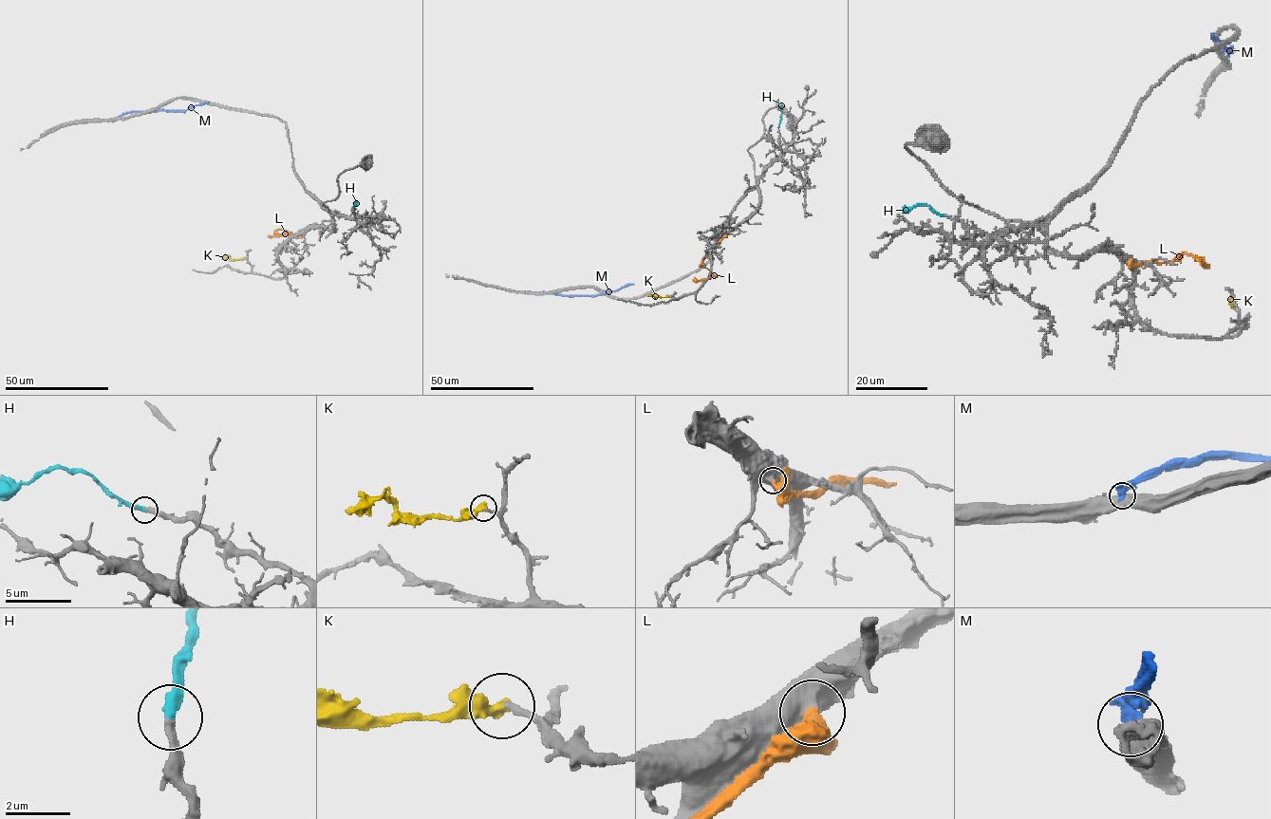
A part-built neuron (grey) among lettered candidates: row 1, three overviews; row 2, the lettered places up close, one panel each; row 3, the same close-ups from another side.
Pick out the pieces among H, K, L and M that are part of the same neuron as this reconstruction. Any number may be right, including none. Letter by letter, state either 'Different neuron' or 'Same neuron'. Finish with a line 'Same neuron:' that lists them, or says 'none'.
H: Same neuron
K: Different neuron
L: Different neuron
M: Different neuron
Same neuron: H

